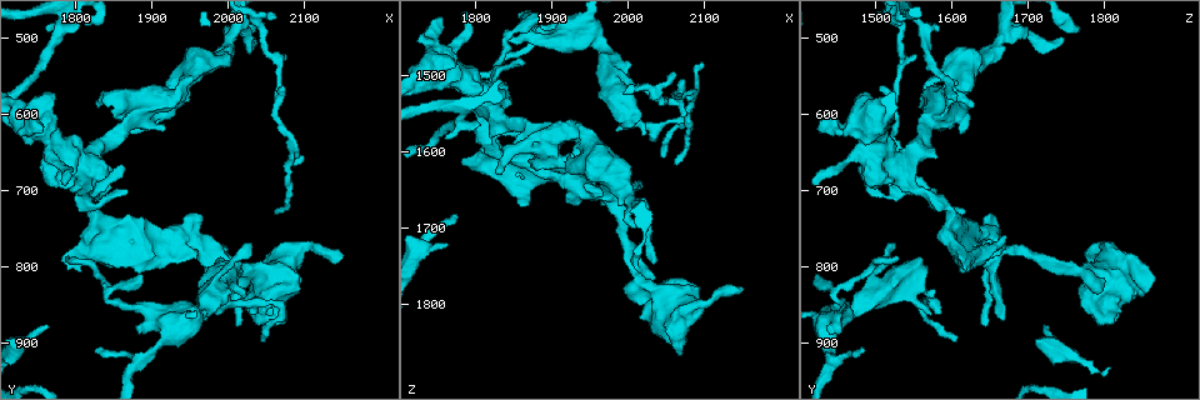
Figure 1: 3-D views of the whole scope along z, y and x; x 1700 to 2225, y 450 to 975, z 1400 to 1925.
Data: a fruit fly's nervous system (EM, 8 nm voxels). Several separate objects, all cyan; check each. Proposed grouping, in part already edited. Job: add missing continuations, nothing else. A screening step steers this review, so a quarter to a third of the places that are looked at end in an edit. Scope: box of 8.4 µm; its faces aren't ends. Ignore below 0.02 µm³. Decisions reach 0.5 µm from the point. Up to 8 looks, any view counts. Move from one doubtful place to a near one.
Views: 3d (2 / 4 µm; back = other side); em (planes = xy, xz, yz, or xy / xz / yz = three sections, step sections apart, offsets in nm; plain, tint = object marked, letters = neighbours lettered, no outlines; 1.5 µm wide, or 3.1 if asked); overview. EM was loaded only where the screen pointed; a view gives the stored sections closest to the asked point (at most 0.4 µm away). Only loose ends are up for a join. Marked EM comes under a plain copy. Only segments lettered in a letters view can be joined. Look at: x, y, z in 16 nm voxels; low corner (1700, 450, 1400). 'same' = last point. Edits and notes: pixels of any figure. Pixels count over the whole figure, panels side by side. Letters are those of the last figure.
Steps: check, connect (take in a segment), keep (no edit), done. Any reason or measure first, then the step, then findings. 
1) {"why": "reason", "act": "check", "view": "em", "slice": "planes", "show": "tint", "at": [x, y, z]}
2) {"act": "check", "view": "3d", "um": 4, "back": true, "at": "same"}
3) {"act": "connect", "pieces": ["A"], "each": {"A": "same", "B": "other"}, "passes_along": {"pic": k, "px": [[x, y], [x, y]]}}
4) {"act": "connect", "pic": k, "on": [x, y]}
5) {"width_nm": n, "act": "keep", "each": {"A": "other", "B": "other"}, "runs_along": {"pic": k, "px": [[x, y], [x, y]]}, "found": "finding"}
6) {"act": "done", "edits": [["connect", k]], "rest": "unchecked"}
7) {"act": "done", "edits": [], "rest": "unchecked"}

{"why": "free end", "act": "check", "view": "em", "slice": "xy", "step": 4, "show": "tint", "at": [2035, 500, 1740]}

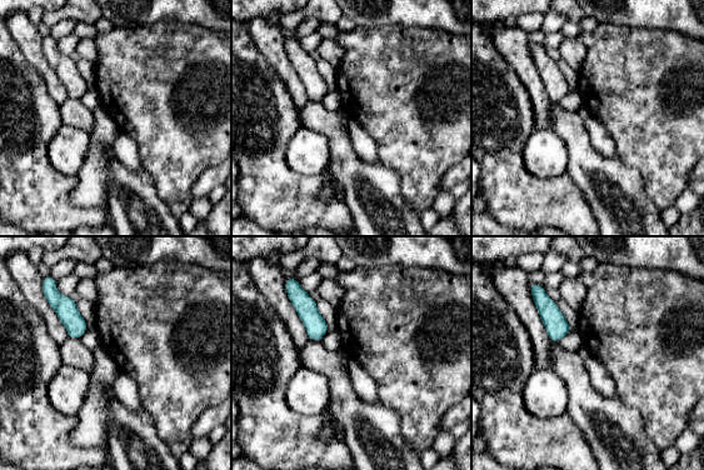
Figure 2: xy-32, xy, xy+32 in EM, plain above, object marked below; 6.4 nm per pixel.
{"act": "check", "view": "em", "slice": "planes", "show": "letters", "at": "same"}

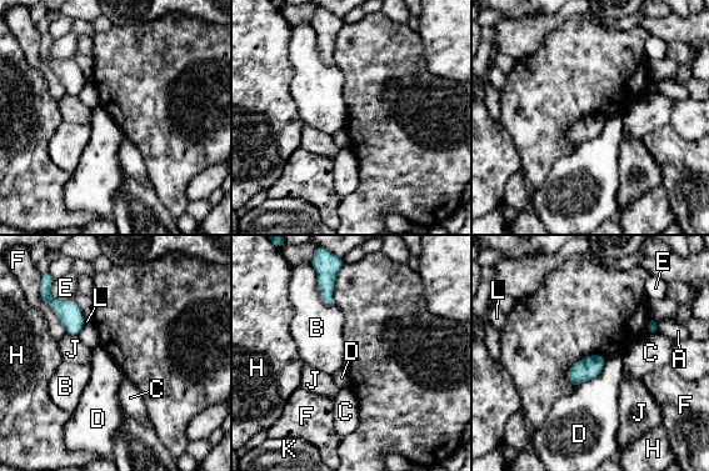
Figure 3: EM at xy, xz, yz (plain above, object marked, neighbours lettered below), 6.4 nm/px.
{"act": "keep", "each": {"A": "other", "B": "other", "C": "other", "D": "other", "E": "other", "F": "other", "H": "other", "J": "other", "K": "other", "L": "other"}, "border": {"pic": 3, "px": [[315, 276], [320, 297], [334, 304]]}, "found": "none of them fits"}

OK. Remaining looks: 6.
{"why": "long arm stops here", "act": "check", "view": "em", "slice": "planes", "show": "letters", "at": [2050, 900, 1605]}

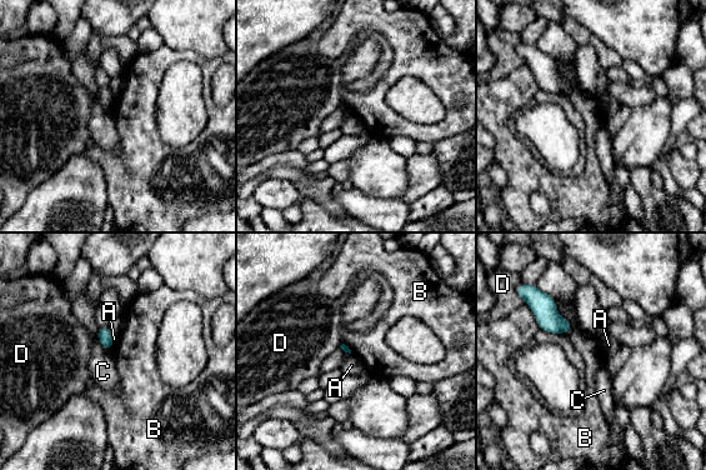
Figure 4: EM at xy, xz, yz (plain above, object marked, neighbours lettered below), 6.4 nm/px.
{"act": "keep", "each": {"A": "other", "B": "other", "C": "other", "D": "other"}, "border": {"pic": 4, "px": [[554, 299], [569, 333]]}, "found": "no lettered segment goes on from it"}

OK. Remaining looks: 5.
{"why": "branch stops here", "act": "check", "view": "em", "slice": "yz", "step": 8, "show": "letters", "at": [1765, 875, 1720]}

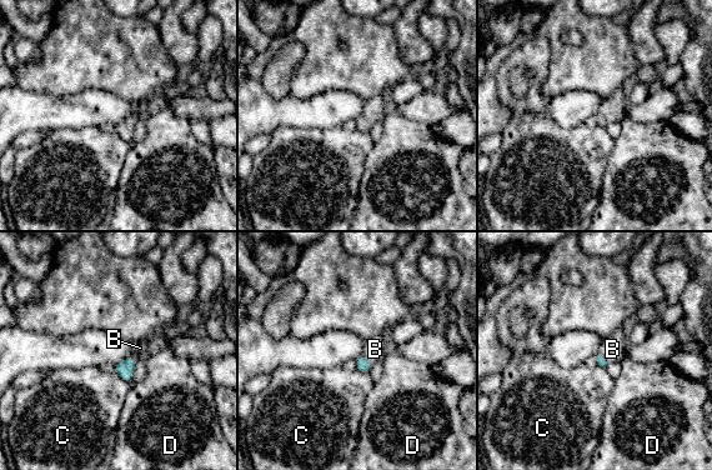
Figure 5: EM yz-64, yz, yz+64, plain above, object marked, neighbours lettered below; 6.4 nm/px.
{"why": "another direction", "act": "check", "view": "em", "slice": "xy", "step": 4, "show": "letters", "at": "same"}

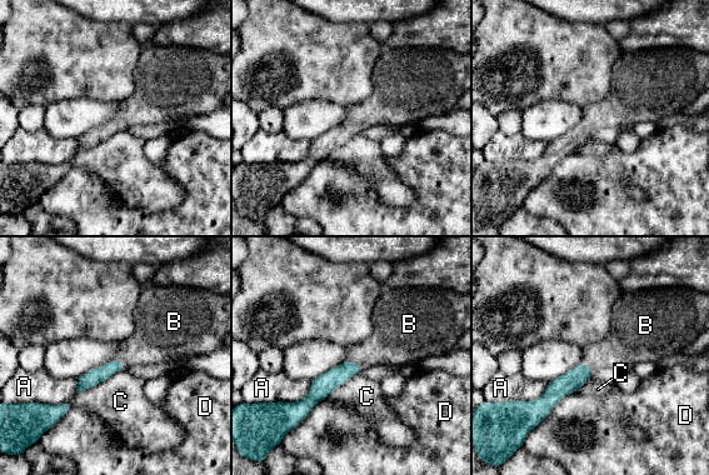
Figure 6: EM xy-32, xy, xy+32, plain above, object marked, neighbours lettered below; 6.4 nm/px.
{"act": "connect", "pieces": ["B"], "each": {"A": "other", "B": "same", "C": "other", "D": "other"}, "passes_along": {"pic": 6, "px": [[326, 383], [355, 363], [389, 344]]}, "found": "the cell continues"}

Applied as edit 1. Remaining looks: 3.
{"act": "done", "edits": [["connect", 6]], "rest": "unchecked"}

